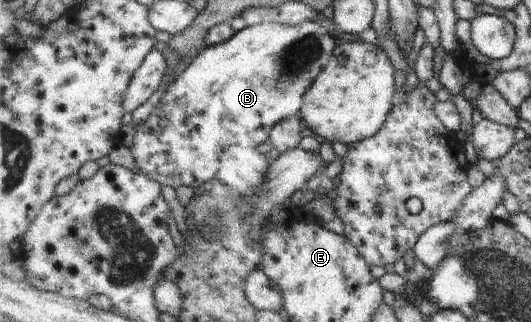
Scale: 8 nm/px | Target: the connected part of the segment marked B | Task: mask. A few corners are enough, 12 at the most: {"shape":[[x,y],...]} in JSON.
{"shape":[[265,22],[207,46],[135,125],[141,172],[200,188],[299,115],[339,43]]}

